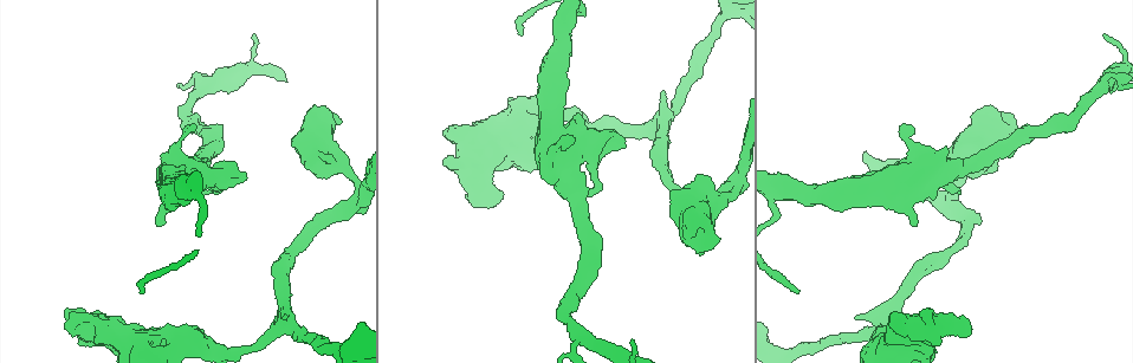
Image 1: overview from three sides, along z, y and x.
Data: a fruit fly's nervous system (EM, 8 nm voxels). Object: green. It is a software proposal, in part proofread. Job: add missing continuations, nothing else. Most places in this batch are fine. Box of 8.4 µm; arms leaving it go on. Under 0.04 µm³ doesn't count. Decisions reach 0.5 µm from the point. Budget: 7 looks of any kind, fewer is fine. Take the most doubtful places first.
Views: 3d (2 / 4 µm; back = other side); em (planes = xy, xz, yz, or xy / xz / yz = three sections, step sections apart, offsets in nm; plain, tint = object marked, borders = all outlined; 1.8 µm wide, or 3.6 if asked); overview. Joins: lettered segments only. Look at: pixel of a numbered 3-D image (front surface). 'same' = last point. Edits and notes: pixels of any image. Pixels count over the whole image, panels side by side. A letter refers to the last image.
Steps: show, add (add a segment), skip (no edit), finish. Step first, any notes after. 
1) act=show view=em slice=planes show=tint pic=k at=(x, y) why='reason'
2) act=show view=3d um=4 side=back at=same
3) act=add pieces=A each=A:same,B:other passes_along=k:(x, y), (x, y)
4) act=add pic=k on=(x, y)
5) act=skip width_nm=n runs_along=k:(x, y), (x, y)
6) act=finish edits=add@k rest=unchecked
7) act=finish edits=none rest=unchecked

act=show view=3d um=4 side=back pic=1 at=(960, 191) why='thin end'

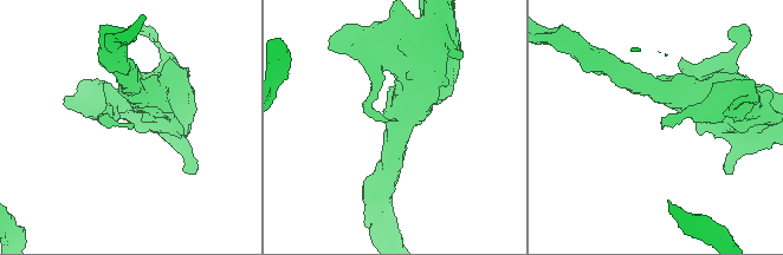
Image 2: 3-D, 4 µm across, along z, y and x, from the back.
act=show view=em slice=planes show=borders pic=2 at=(129, 125) why='now the EM'

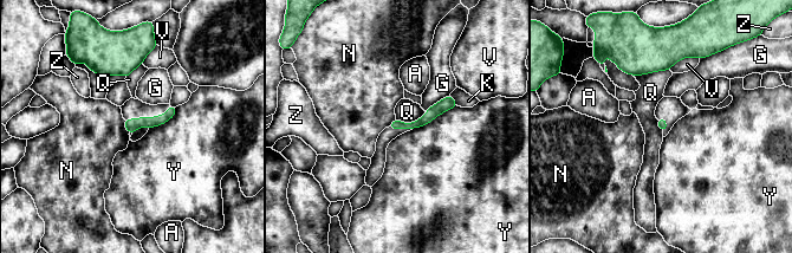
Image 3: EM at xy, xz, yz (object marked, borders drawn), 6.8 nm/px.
act=skip each=A:other,G:other,K:other,N:other,Q:other,V:other,Y:other,Z:other runs_along=3:(452, 103), (420, 123), (393, 125) found='no lettered segment goes on from it'

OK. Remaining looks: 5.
act=show view=em um=3.6 slice=planes show=borders pic=1 at=(855, 319) why='branch stops here'

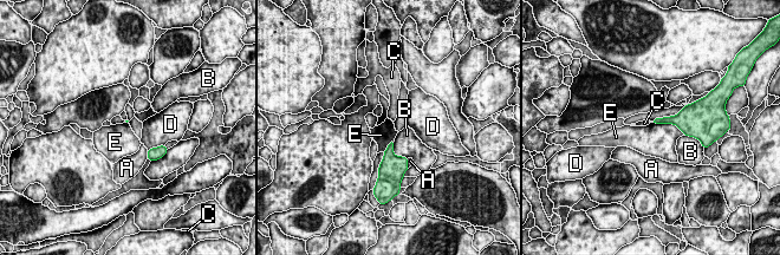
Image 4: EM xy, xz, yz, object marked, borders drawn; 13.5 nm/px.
act=skip each=A:other,B:other,C:other,D:other,E:other border=4:(652, 122), (673, 123), (684, 133) found='none of them fits'

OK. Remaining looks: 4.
act=show view=3d um=4 pic=1 at=(106, 332) why='sudden change in width'

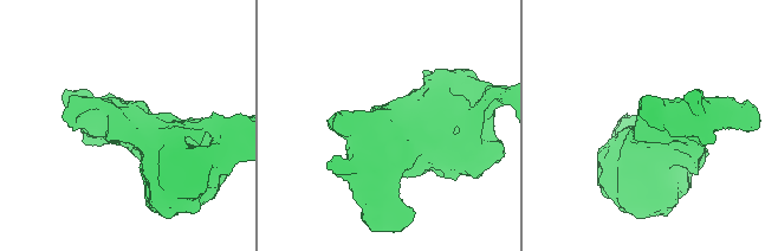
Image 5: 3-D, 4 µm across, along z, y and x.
act=show view=em slice=xy step=4 show=tint pic=5 at=(391, 131)

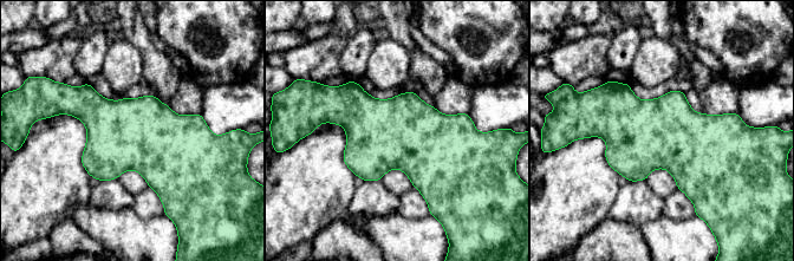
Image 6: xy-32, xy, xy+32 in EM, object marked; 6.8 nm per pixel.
act=show view=em slice=planes show=borders at=same

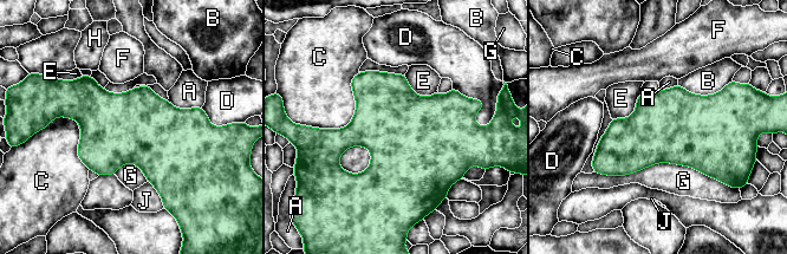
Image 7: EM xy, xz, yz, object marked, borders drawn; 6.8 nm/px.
act=skip each=A:other,B:other,C:other,D:other,E:other,F:other,G:other,H:other,J:other found='no lettered segment goes on from it'

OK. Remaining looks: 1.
act=finish edits=none rest=unchecked

